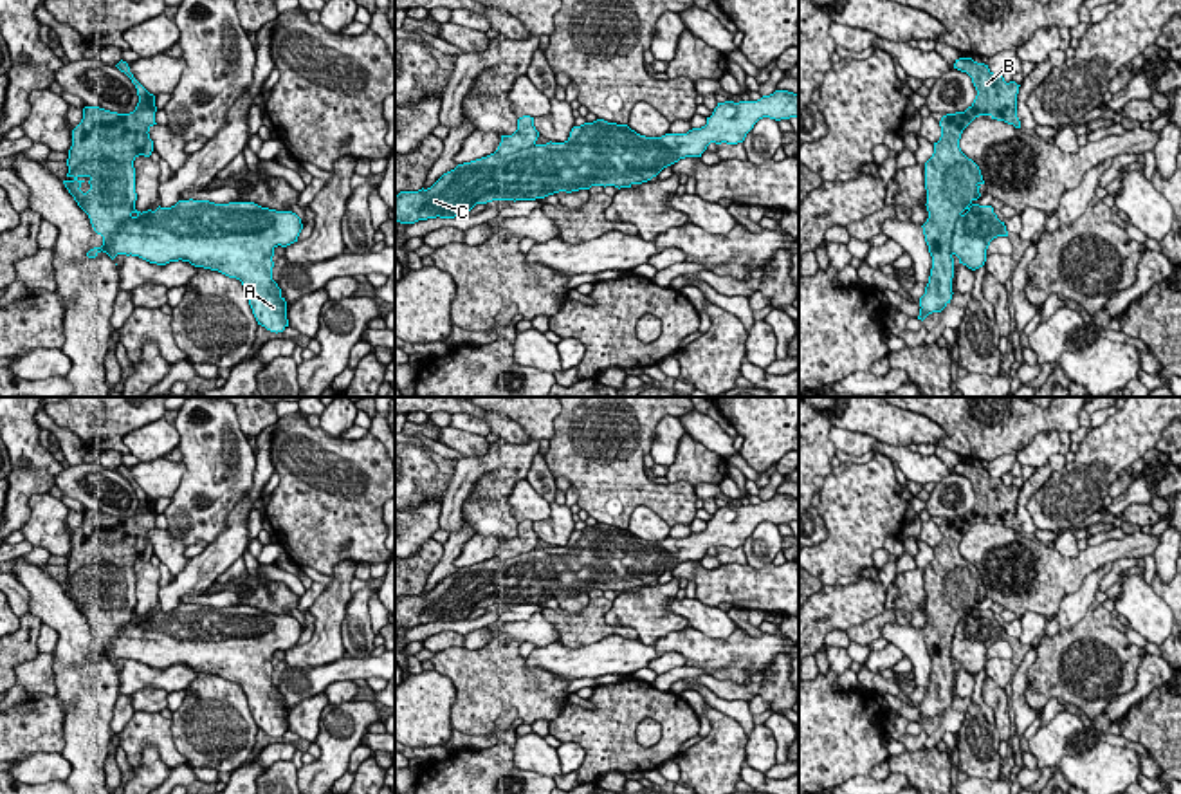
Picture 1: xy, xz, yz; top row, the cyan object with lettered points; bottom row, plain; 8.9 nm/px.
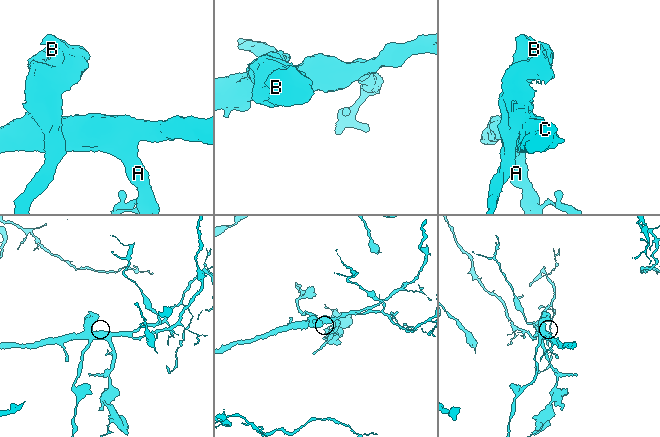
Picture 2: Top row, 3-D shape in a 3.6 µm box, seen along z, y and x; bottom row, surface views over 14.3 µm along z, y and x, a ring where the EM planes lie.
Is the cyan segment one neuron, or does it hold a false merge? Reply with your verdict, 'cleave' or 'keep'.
cleave

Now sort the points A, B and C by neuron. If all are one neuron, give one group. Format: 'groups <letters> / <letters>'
groups A C / B

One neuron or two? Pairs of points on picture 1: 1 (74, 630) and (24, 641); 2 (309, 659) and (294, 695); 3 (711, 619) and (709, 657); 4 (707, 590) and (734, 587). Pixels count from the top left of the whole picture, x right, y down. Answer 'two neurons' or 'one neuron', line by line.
1: two neurons
2: two neurons
3: two neurons
4: one neuron

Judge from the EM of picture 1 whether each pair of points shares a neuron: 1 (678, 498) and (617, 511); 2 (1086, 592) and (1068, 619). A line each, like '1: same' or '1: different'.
1: same
2: same

